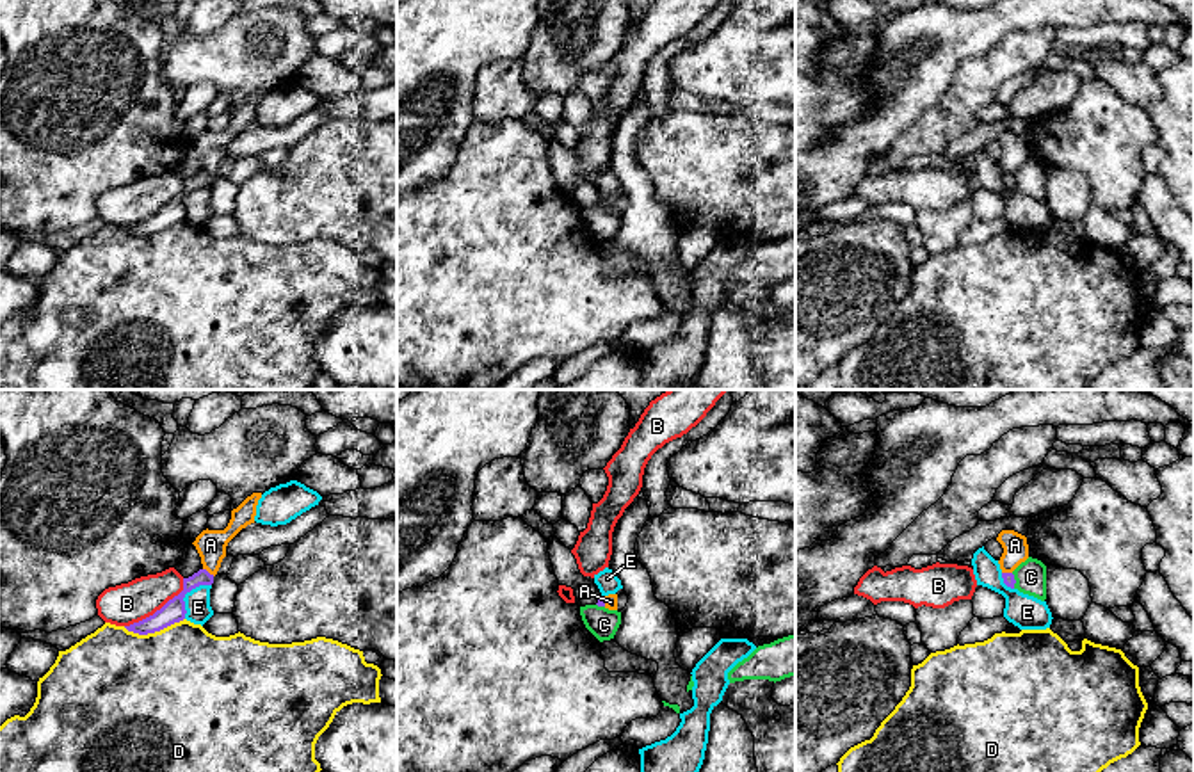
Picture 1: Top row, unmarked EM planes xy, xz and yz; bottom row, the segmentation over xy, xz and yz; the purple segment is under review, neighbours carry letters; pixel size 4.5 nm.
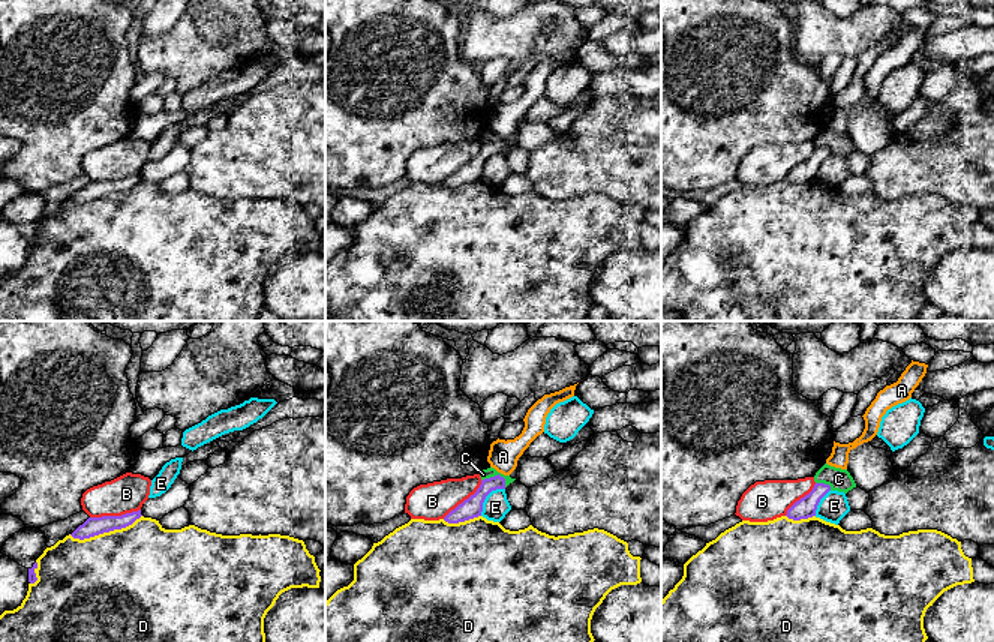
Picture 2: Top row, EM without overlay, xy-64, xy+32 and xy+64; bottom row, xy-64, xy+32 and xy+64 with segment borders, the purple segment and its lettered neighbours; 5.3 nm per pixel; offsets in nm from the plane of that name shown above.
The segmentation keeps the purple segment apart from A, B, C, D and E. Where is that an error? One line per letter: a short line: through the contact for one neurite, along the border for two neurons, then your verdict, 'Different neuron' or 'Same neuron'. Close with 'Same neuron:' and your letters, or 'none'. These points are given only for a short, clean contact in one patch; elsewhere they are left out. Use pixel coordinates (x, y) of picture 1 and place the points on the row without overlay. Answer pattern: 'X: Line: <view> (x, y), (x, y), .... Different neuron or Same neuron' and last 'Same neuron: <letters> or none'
A: Line: xy (203, 169), (214, 176). Different neuron
B: Different neuron
C: Line: yz (1011, 175), (1015, 189). Different neuron
D: Different neuron
E: Line: xy (210, 185), (200, 185), (185, 196), (184, 219). Different neuron
Same neuron: none

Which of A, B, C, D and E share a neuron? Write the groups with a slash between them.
A / B / C / D / E

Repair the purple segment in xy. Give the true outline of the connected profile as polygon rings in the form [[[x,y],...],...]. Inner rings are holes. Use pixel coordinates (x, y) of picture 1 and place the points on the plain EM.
[[[199,171],[192,178],[183,180],[183,192],[173,201],[169,201],[160,212],[125,229],[139,237],[148,237],[183,222],[187,215],[183,203],[185,196],[199,187],[212,187],[212,185],[214,185],[214,176],[210,176],[206,171]]]

